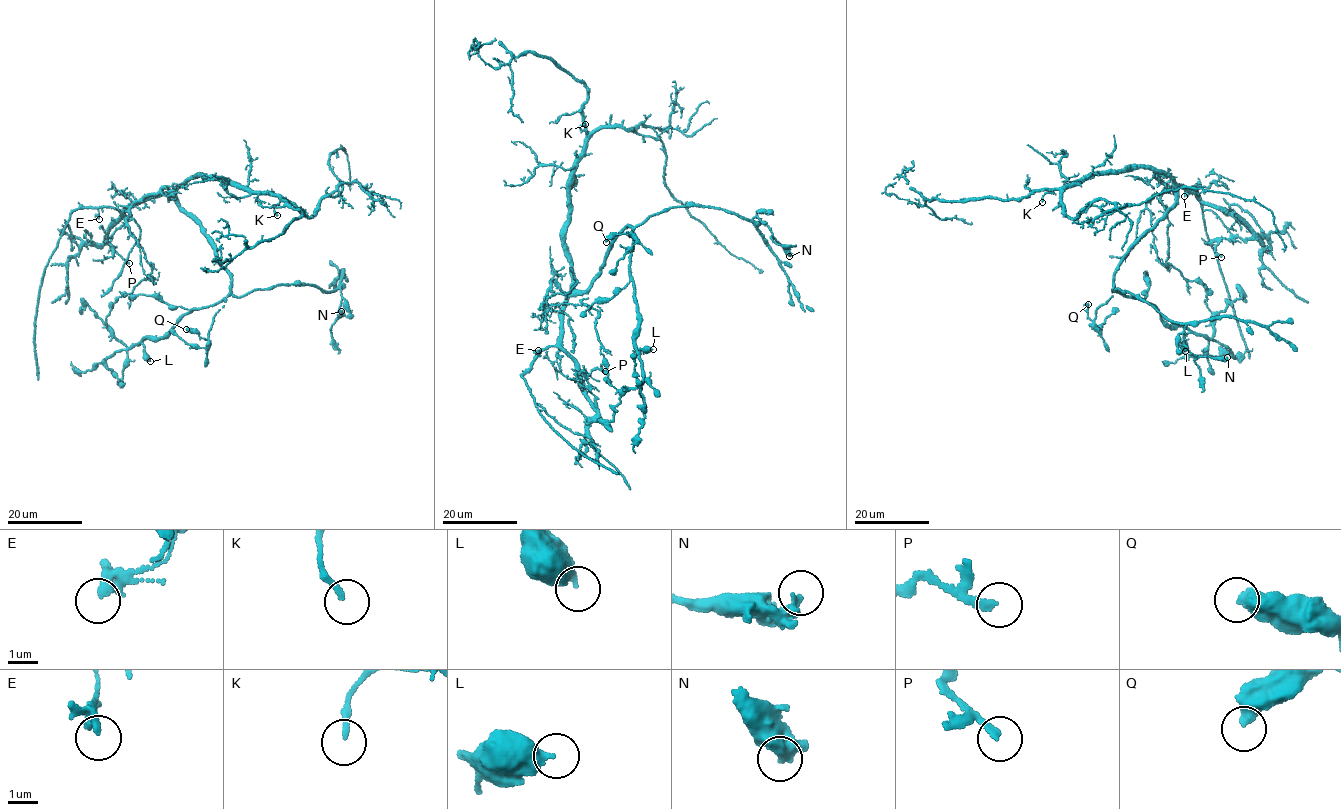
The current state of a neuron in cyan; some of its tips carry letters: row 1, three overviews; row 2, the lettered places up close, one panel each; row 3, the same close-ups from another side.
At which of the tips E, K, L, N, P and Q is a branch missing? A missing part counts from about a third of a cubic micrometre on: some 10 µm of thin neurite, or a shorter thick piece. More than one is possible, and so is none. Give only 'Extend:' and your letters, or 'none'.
Extend: none

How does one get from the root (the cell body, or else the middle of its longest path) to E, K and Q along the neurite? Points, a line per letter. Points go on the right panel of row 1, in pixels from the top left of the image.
E: (1151, 170), (1168, 172), (1177, 185), (1192, 190), (1196, 195), (1192, 187), (1193, 191), (1184, 196)
K: (1151, 170), (1142, 167), (1080, 178), (1048, 192), (1042, 202)
Q: (1151, 170), (1172, 179), (1174, 203), (1121, 259), (1113, 275), (1115, 289), (1093, 320), (1088, 304)

